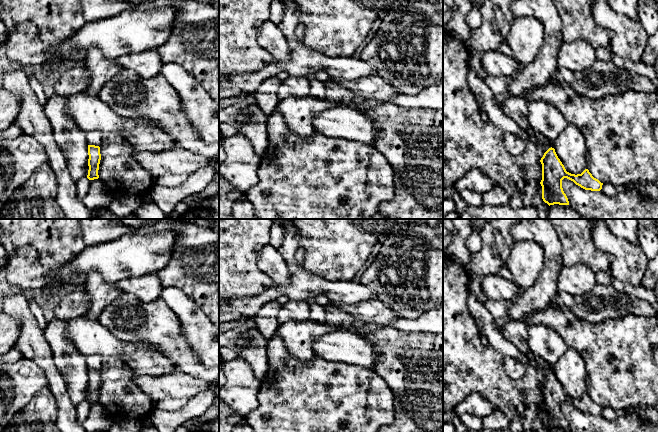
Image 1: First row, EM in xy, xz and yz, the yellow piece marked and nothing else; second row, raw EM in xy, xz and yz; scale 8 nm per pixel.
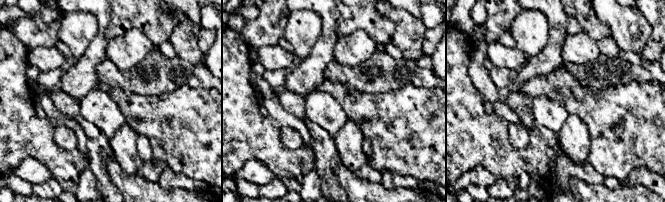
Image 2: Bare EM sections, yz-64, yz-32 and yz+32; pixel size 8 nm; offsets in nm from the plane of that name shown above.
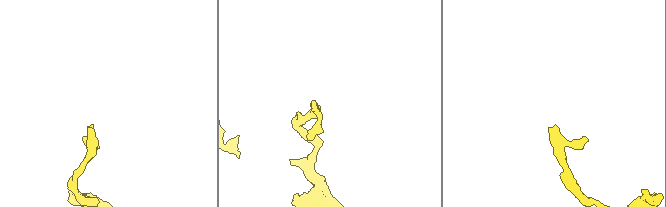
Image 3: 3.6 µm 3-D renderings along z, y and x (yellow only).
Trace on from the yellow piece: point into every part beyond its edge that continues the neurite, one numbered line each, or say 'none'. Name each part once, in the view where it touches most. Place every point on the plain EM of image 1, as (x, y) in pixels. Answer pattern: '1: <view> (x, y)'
1: xy (93, 361)

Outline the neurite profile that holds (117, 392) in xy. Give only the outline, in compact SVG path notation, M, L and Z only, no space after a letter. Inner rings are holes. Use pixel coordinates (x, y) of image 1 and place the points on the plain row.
M103 356L99 371L101 384L98 399L103 407L129 418L151 418L153 402L150 396L133 382L136 373L123 357Z

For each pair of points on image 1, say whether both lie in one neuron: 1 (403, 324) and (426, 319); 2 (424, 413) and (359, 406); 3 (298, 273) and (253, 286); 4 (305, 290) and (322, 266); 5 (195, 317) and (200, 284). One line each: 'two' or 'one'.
1: one
2: two
3: two
4: two
5: two

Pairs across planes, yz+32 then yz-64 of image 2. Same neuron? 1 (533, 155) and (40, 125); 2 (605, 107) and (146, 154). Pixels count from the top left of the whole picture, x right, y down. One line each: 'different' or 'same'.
1: same
2: different

